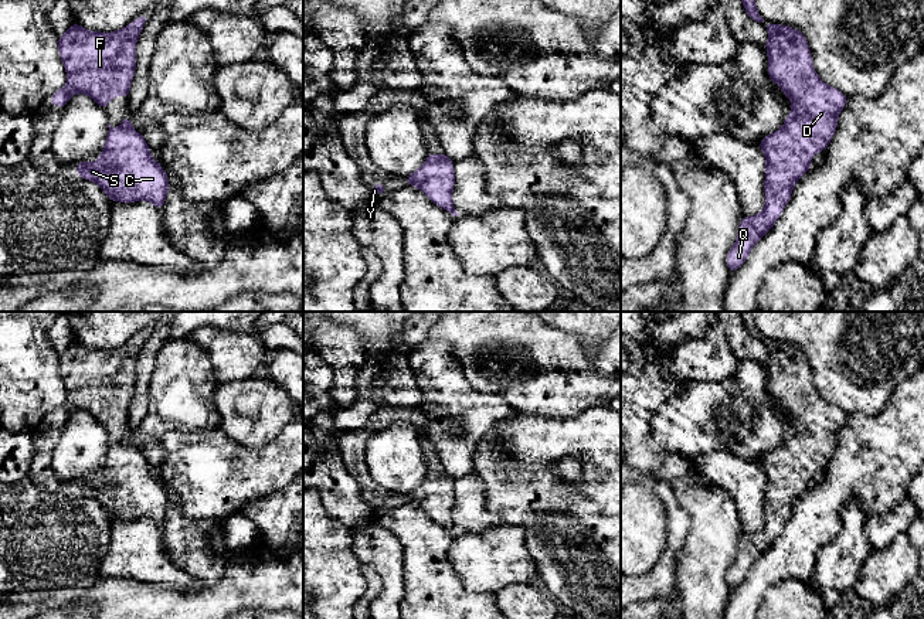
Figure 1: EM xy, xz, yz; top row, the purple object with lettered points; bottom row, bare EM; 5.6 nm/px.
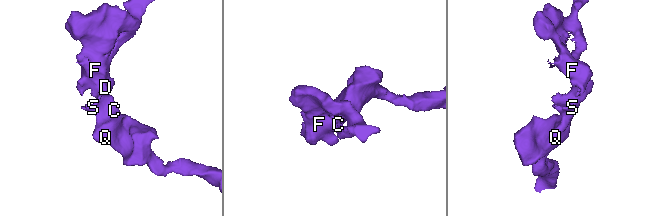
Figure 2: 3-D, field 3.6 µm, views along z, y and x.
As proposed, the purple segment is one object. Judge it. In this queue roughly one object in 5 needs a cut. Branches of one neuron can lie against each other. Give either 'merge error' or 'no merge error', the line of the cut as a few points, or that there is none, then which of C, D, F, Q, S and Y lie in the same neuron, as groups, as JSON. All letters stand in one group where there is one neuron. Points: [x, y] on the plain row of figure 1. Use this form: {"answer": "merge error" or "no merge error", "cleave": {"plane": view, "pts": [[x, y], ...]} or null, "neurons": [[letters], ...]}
{"answer": "no merge error", "cleave": null, "neurons": [["C", "D", "F", "Q", "S", "Y"]]}

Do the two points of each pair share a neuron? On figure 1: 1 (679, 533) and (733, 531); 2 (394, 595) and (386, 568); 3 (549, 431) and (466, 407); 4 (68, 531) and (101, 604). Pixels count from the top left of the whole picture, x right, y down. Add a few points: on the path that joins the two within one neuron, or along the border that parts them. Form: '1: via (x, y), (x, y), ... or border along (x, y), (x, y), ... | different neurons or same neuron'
1: border along (679, 502), (690, 520), (690, 530), (676, 564) | different neurons
2: via (393, 588), (393, 575) | same neuron
3: border along (515, 412), (499, 421), (481, 439) | different neurons
4: border along (102, 577), (80, 598), (65, 604) | different neurons

